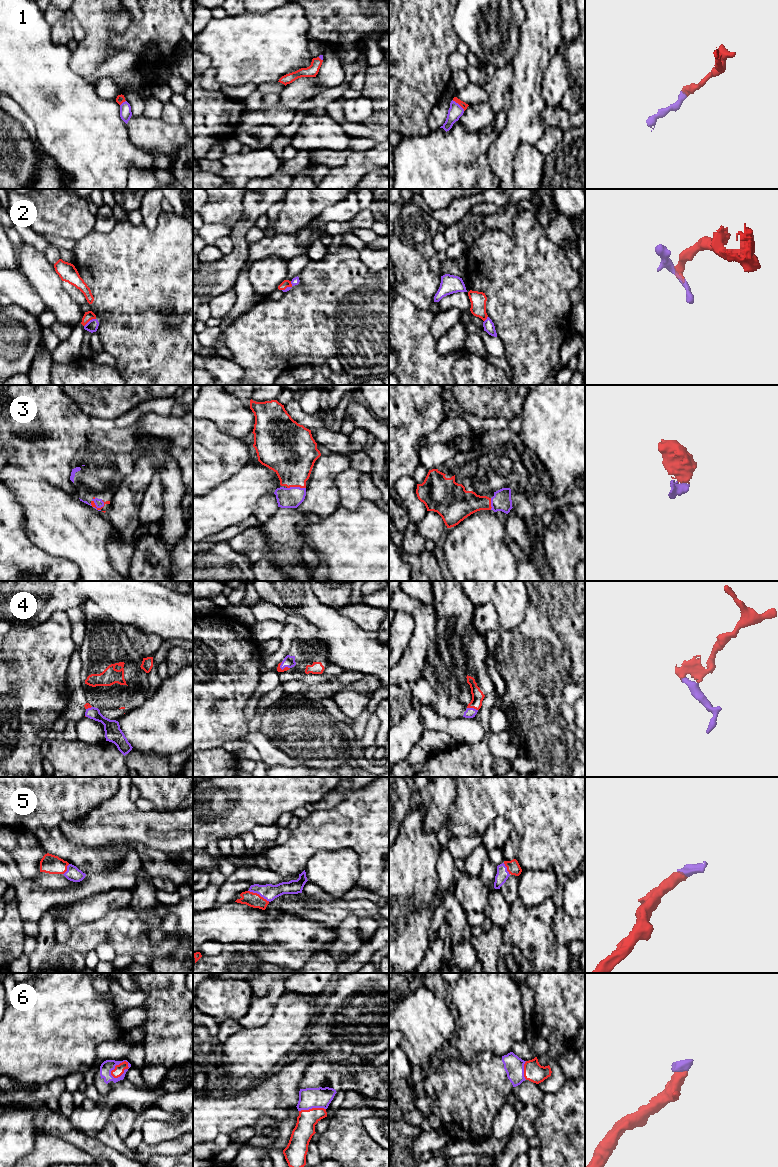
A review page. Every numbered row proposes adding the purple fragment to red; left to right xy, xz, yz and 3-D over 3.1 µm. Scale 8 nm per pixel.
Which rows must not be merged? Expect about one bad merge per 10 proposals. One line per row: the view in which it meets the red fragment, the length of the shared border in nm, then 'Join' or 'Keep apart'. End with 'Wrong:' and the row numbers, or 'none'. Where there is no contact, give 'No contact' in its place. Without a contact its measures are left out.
1: Touches red in yz. Shared border 130 nm. Join
2: Touches red in xy. Shared border 120 nm. Join
3: Touches red in xz. Shared border 150 nm. Join
4: Touches red in yz. Shared border 90 nm. Join
5: Touches red in xz. Shared border 200 nm. Join
6: Touches red in xy. Shared border 180 nm. Join
Wrong: none

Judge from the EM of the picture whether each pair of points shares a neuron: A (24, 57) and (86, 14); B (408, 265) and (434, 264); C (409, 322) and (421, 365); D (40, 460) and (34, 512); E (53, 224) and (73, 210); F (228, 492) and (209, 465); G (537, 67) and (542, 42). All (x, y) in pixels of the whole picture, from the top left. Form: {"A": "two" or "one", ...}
{"A": "two", "B": "two", "C": "one", "D": "two", "E": "one", "F": "two", "G": "one"}

